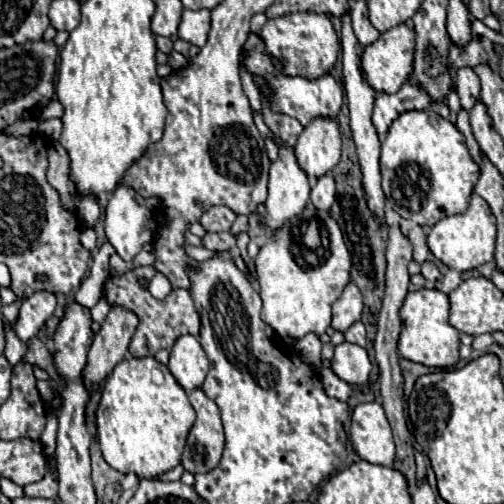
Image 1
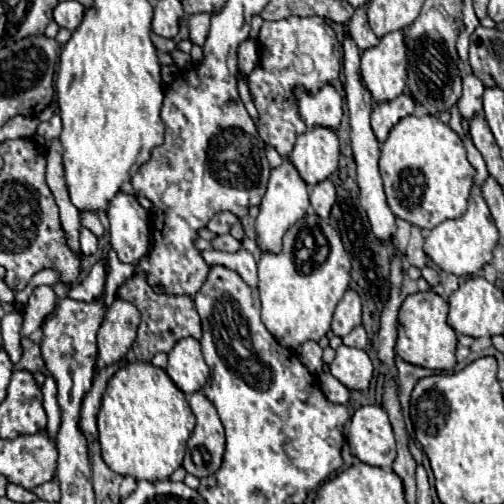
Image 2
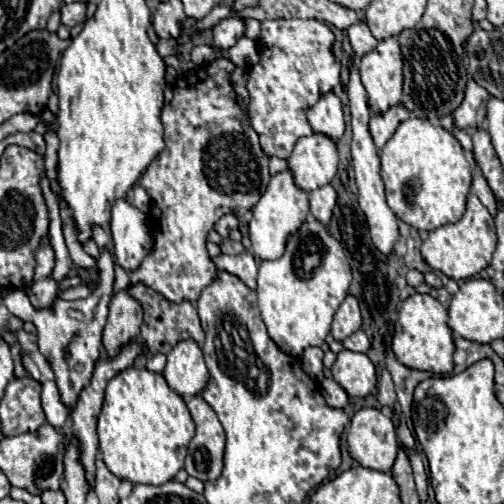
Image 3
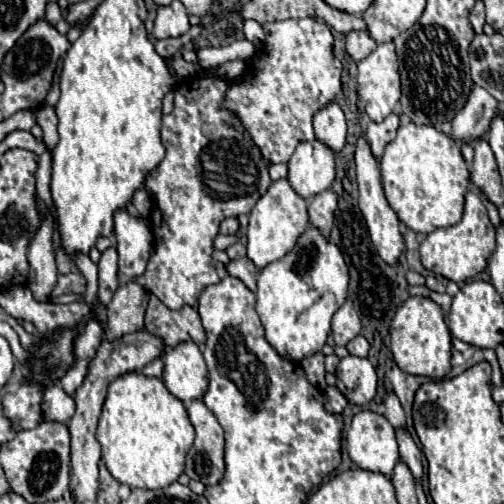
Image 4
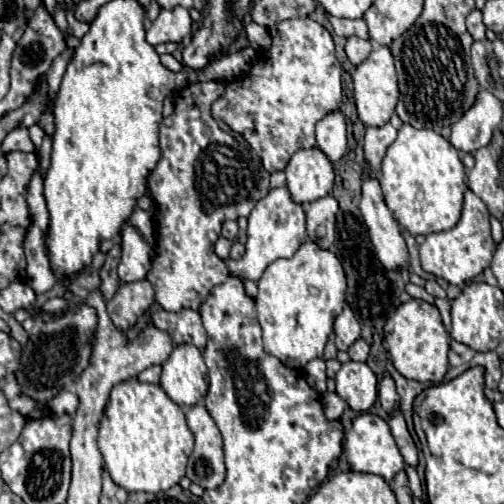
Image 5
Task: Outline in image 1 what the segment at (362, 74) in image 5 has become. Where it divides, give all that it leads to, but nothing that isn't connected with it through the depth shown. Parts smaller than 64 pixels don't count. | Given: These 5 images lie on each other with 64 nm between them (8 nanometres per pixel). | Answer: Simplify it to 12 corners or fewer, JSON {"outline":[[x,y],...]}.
{"outline":[[398,24],[364,48],[376,92],[398,92],[414,64],[414,30]]}

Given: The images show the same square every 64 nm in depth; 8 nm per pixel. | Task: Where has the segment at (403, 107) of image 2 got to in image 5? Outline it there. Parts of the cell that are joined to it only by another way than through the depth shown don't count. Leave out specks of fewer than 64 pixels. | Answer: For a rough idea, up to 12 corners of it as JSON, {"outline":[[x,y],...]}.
{"outline":[[366,126],[364,158],[378,172],[388,146],[396,140],[396,128]]}

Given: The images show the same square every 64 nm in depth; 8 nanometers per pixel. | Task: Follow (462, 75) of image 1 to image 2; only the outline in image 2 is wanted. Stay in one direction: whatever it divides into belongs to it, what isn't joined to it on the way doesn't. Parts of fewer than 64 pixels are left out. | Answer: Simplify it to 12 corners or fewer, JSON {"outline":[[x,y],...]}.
{"outline":[[474,74],[462,78],[458,108],[470,120],[482,112],[484,84]]}

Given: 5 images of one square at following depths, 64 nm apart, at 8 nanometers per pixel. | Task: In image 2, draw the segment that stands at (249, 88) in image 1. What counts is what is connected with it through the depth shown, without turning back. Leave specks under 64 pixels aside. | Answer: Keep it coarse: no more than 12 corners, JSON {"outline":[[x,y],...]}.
{"outline":[[244,40],[238,48],[238,68],[248,78],[258,60],[254,40]]}

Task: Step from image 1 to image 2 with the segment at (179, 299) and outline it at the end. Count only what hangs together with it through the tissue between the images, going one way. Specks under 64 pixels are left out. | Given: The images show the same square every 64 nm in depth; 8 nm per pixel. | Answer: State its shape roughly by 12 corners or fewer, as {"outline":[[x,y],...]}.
{"outline":[[134,274],[116,298],[140,310],[134,356],[158,352],[192,336],[200,316],[190,296],[156,294]]}

